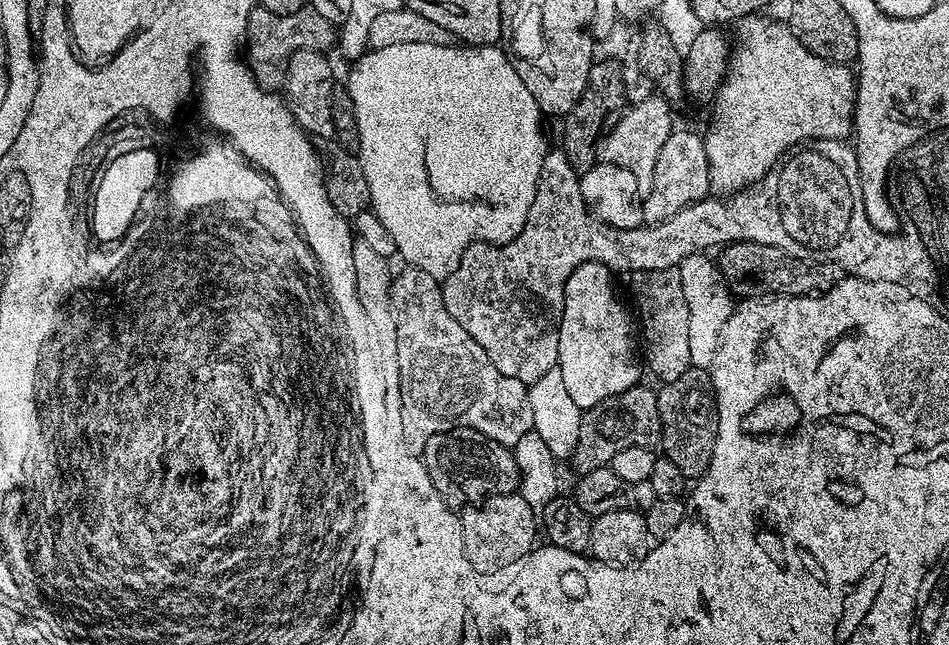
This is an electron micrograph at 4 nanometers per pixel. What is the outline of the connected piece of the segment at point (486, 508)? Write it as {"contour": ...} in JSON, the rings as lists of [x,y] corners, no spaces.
{"contour":[[[519,492],[489,495],[483,500],[461,509],[466,551],[474,570],[483,576],[496,576],[535,547],[537,515]]]}

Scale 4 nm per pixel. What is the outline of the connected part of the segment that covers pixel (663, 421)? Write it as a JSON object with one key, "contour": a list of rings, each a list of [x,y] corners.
{"contour":[[[695,370],[667,381],[663,387],[660,396],[655,397],[658,447],[661,457],[674,462],[674,466],[678,466],[678,470],[684,477],[695,478],[703,472],[710,458],[710,450],[716,433],[716,402],[712,400],[713,389],[709,388],[707,379]]]}

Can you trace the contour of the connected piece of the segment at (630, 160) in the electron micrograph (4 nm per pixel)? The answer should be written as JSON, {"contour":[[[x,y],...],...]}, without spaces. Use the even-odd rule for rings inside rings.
{"contour":[[[653,94],[642,102],[632,104],[621,115],[620,120],[613,128],[604,133],[598,156],[605,164],[617,164],[636,175],[641,185],[651,184],[654,178],[654,162],[658,162],[658,154],[665,144],[666,138],[674,131],[672,112],[667,100],[659,94]]]}

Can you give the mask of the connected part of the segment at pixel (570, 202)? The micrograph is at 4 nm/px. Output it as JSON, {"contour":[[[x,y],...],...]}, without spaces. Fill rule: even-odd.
{"contour":[[[550,150],[542,162],[542,174],[538,178],[534,206],[530,206],[530,214],[522,234],[518,234],[516,239],[508,244],[471,244],[462,254],[458,270],[454,270],[454,274],[443,281],[445,304],[448,308],[453,308],[455,313],[460,314],[470,326],[470,330],[474,330],[474,334],[478,334],[478,338],[486,342],[490,354],[503,368],[531,382],[542,374],[546,374],[550,366],[561,363],[564,354],[564,326],[568,317],[564,310],[564,287],[570,274],[574,274],[574,270],[578,270],[578,266],[586,262],[604,264],[616,274],[620,272],[647,274],[676,268],[685,258],[695,252],[712,250],[708,248],[716,250],[726,244],[735,244],[738,240],[749,240],[766,246],[774,246],[787,256],[793,256],[799,260],[828,261],[837,264],[849,277],[860,282],[874,278],[886,280],[882,276],[886,274],[888,268],[890,268],[888,276],[892,276],[888,280],[903,281],[903,286],[908,284],[908,280],[928,281],[928,276],[932,276],[932,268],[928,268],[928,256],[925,255],[924,249],[894,248],[894,246],[888,248],[888,237],[878,238],[877,235],[870,246],[876,252],[870,256],[870,260],[866,258],[860,260],[862,254],[868,252],[868,248],[860,248],[864,240],[864,224],[860,218],[854,218],[852,222],[852,230],[850,230],[852,244],[846,240],[846,234],[848,234],[848,228],[846,228],[840,242],[828,246],[826,222],[828,222],[828,230],[838,232],[838,214],[844,214],[846,210],[850,210],[850,194],[842,192],[840,172],[830,162],[826,162],[824,158],[816,154],[798,156],[792,151],[786,154],[786,164],[782,168],[784,172],[780,176],[780,188],[778,188],[778,170],[771,168],[759,182],[750,185],[749,188],[733,192],[727,198],[699,200],[686,210],[674,214],[674,218],[661,224],[644,224],[639,228],[615,228],[599,220],[586,206],[580,189],[580,176],[574,170],[574,166],[570,166],[564,151]],[[876,254],[890,254],[890,256],[874,260]],[[894,268],[898,268],[902,276],[894,274],[896,272]]]}

